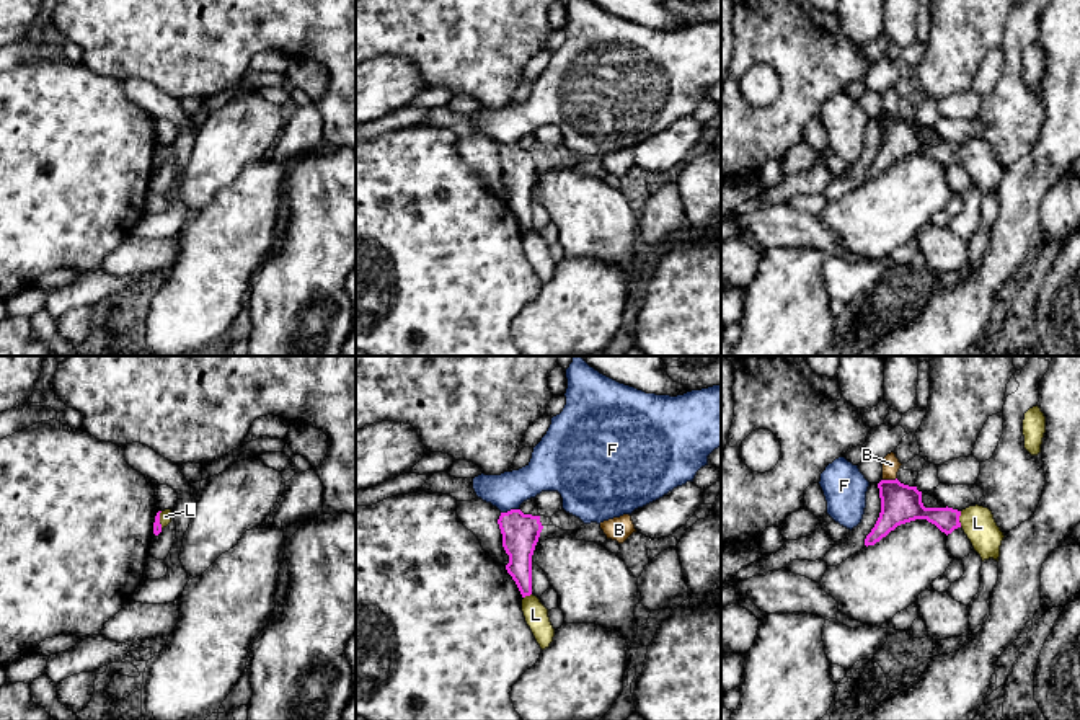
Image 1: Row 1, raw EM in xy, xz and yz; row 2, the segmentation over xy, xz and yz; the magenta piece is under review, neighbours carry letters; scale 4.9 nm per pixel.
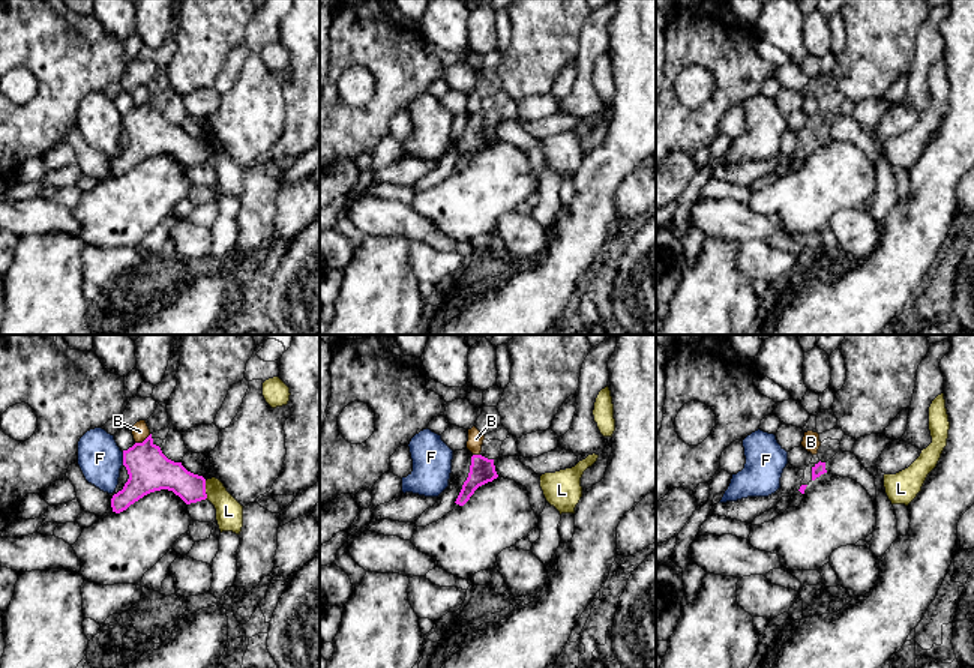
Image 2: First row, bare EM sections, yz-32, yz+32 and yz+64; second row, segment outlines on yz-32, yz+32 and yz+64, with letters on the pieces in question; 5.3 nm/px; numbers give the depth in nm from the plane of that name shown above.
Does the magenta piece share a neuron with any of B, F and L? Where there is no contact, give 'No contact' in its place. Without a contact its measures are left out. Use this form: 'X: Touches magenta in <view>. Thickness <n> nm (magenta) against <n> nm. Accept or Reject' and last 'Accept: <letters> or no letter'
B: Touches magenta in yz. Thickness 190 nm (magenta) against 90 nm. Reject
F: Touches magenta in xz. Thickness 180 nm (magenta) against 190 nm. Reject
L: Touches magenta in yz. Thickness 140 nm (magenta) against 160 nm. Reject
Accept: no letter

